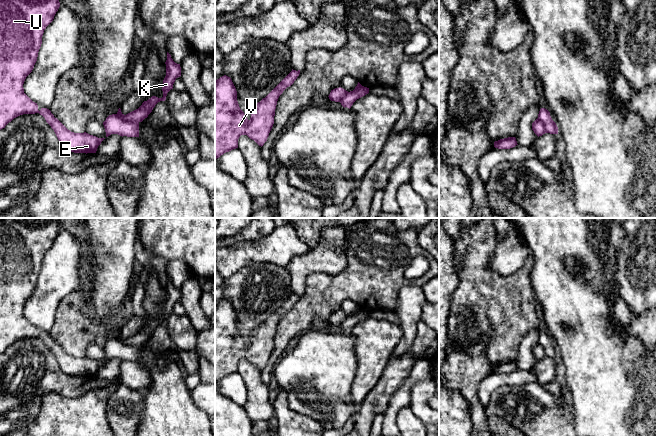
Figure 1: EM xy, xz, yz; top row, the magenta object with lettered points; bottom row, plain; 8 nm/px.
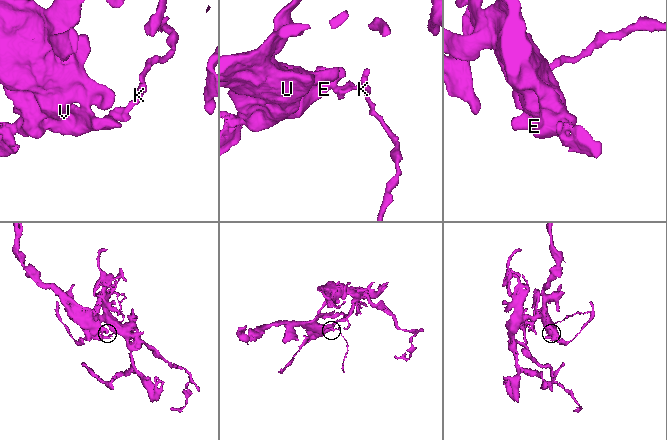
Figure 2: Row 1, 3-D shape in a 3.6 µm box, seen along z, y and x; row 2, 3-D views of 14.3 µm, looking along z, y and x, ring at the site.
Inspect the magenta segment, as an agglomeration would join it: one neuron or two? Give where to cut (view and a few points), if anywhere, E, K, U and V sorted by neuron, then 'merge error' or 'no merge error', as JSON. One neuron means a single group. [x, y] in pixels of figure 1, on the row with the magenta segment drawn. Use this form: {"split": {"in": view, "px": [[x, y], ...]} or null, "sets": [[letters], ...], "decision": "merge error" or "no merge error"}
{"split": {"in": "xy", "px": [[115, 114], [125, 120], [138, 123]]}, "sets": [["E", "U", "V"], ["K"]], "decision": "merge error"}

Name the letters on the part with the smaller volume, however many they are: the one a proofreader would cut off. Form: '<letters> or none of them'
K

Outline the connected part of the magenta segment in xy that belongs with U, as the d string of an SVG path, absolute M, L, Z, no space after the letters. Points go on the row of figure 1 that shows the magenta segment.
M0 0L0 130L20 115L39 113L54 130L63 149L74 153L96 153L105 138L71 132L49 109L39 111L37 103L24 93L23 84L37 61L44 30L53 21L59 7L59 0Z

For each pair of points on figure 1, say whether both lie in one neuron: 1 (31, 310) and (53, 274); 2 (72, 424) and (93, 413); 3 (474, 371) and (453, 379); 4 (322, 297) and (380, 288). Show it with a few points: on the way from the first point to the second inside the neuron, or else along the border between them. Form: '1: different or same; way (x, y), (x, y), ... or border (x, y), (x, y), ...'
1: same; way (41, 304), (57, 290), (56, 284)
2: same; way (77, 424), (88, 414)
3: same; way (469, 371), (461, 371), (458, 374)
4: same; way (336, 288), (366, 288)

